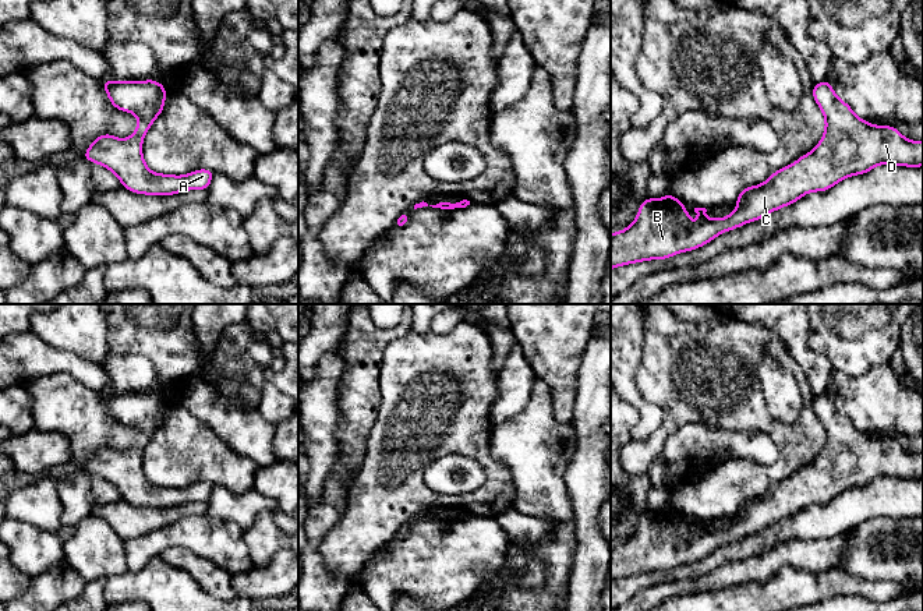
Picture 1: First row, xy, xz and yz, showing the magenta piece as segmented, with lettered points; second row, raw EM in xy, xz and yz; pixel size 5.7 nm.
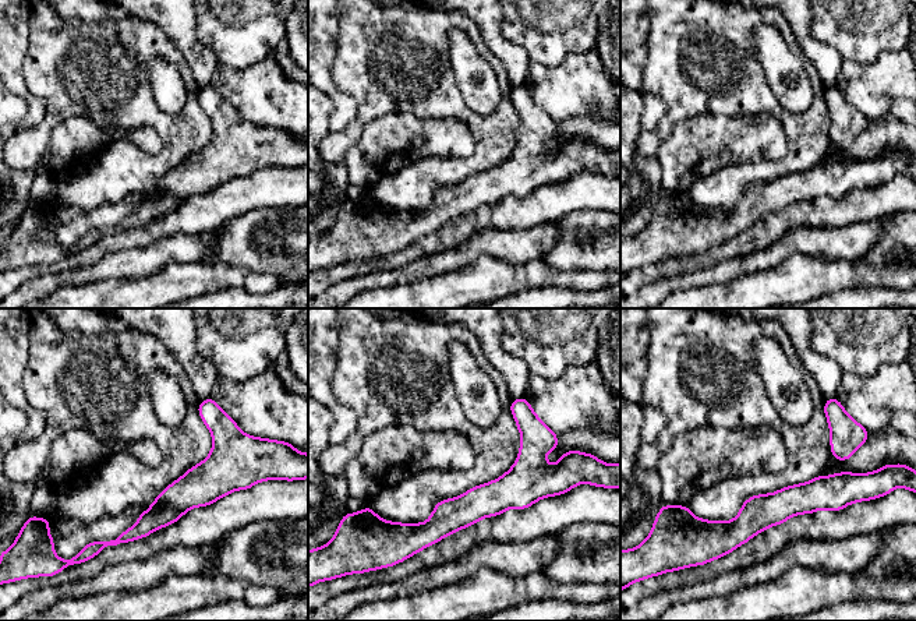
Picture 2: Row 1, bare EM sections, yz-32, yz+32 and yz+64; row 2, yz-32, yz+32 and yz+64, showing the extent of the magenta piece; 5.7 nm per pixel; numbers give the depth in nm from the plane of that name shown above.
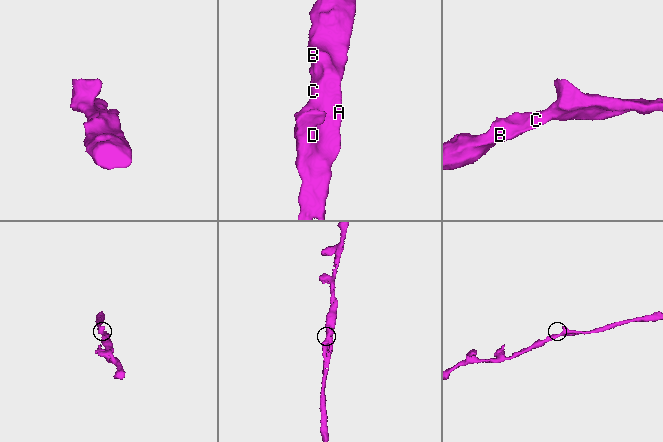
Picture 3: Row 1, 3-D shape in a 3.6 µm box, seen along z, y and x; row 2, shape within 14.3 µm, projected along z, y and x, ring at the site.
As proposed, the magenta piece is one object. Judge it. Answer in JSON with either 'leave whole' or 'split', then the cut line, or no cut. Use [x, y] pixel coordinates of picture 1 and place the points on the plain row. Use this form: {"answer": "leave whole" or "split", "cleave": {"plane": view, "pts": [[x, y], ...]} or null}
{"answer": "leave whole", "cleave": null}

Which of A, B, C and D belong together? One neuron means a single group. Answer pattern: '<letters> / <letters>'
A B C D

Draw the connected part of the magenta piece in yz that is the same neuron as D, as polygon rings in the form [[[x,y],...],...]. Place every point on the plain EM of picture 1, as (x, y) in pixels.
[[[827,392],[813,399],[813,410],[824,425],[825,444],[811,465],[777,483],[763,497],[743,501],[736,512],[738,520],[728,530],[708,531],[705,520],[694,520],[699,536],[693,537],[685,516],[671,505],[661,512],[644,512],[634,534],[625,543],[611,547],[611,582],[647,572],[665,572],[696,562],[724,544],[758,533],[772,523],[793,516],[810,504],[827,504],[841,492],[864,487],[878,477],[923,478],[923,453],[908,453],[891,438],[871,438],[859,431],[850,418],[835,407]]]

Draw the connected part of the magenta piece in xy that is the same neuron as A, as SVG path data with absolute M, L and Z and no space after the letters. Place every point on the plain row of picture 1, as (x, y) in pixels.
M155 392L103 393L112 417L138 430L135 445L125 452L110 446L98 449L82 470L112 483L121 498L132 505L146 508L173 508L187 502L208 502L213 484L195 483L184 488L153 485L142 470L142 452L155 431L162 425L166 402Z

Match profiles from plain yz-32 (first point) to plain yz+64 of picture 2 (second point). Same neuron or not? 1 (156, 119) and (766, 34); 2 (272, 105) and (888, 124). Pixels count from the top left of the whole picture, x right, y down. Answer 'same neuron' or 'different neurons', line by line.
1: different neurons
2: different neurons

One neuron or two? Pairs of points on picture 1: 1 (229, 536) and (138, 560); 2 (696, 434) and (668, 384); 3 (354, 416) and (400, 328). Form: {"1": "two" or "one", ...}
{"1": "one", "2": "two", "3": "one"}

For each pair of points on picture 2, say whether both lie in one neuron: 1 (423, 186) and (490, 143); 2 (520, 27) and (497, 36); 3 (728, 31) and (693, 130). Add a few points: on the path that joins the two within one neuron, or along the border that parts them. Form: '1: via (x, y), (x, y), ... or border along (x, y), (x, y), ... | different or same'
1: via (441, 172), (470, 166), (476, 161) | same
2: border along (502, 14), (502, 34), (520, 45), (527, 55) | different
3: border along (732, 115), (697, 113), (681, 120), (671, 133) | different

